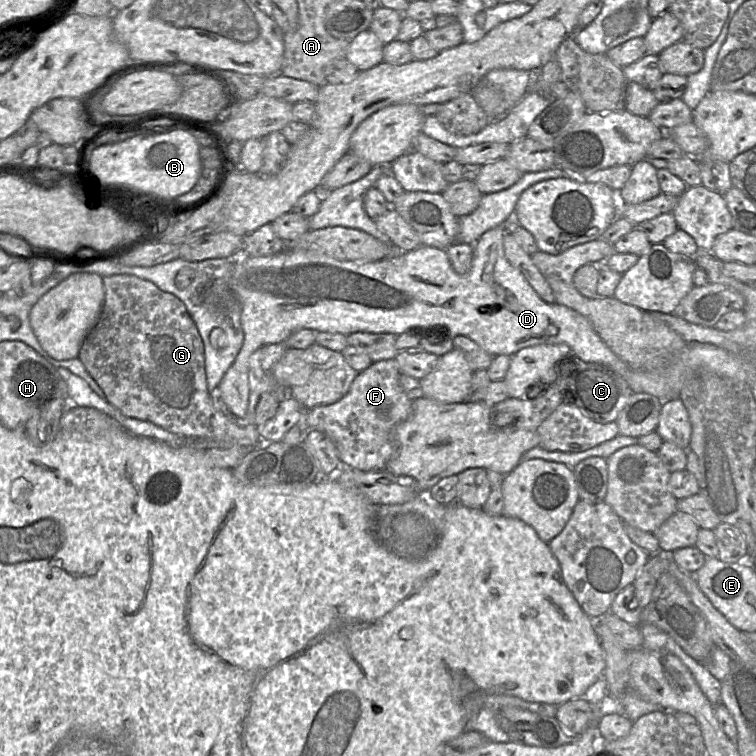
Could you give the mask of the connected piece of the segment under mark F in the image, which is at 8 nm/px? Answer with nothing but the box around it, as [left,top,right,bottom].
[302,358,412,471]

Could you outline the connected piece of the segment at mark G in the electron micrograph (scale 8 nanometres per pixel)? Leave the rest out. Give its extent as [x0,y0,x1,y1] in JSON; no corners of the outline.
[78,274,264,448]

